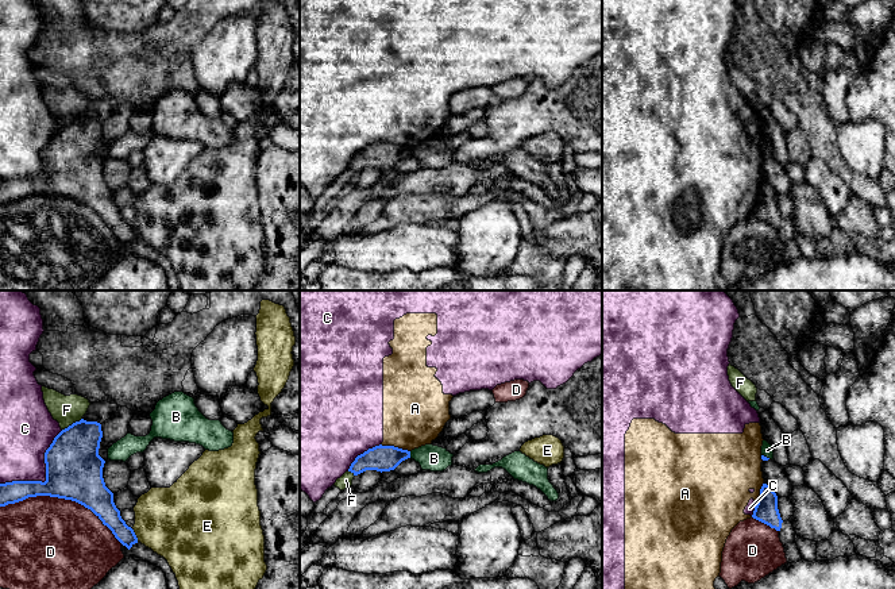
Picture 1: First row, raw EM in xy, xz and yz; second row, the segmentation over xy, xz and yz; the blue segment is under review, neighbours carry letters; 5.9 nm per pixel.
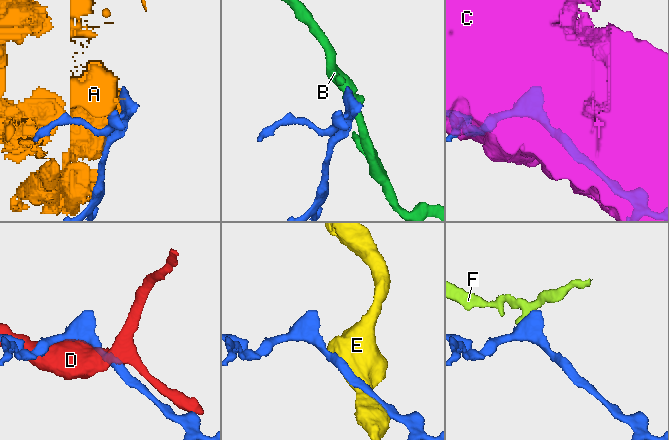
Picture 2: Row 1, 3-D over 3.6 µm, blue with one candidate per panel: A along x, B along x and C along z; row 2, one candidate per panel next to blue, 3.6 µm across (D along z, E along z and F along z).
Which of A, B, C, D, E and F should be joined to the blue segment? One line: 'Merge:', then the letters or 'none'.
Merge: none

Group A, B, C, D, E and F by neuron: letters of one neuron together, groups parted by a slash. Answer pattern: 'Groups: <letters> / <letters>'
Groups: A C / B / D / E / F

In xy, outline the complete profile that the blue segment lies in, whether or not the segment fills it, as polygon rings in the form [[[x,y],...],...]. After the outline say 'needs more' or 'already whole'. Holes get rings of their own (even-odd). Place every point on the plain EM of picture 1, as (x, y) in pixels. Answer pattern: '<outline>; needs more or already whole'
[[[81,116],[62,127],[45,150],[46,178],[0,181],[0,204],[36,193],[76,199],[90,207],[130,247],[138,235],[121,216],[113,190],[105,184],[105,158],[99,153],[101,135],[101,122],[97,119]]]; already whole

